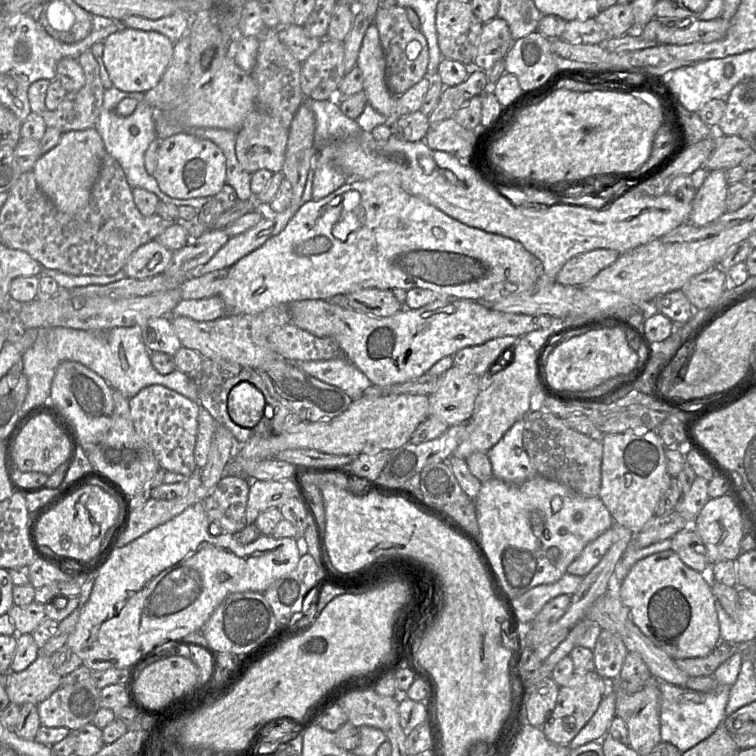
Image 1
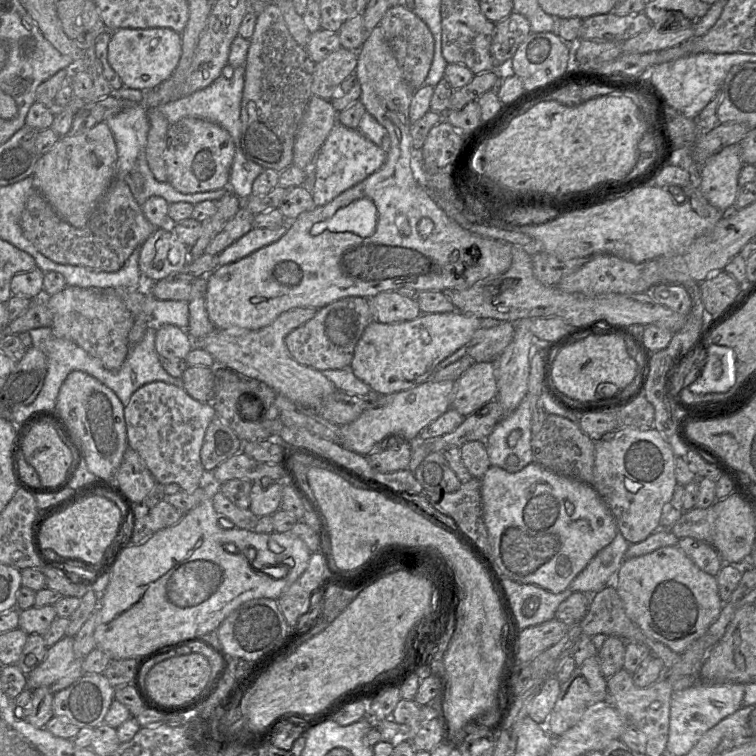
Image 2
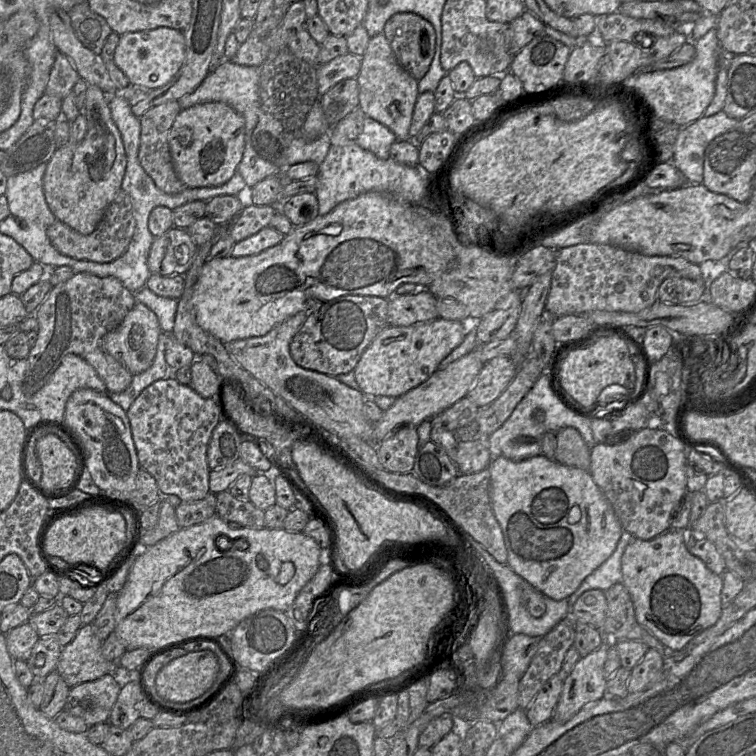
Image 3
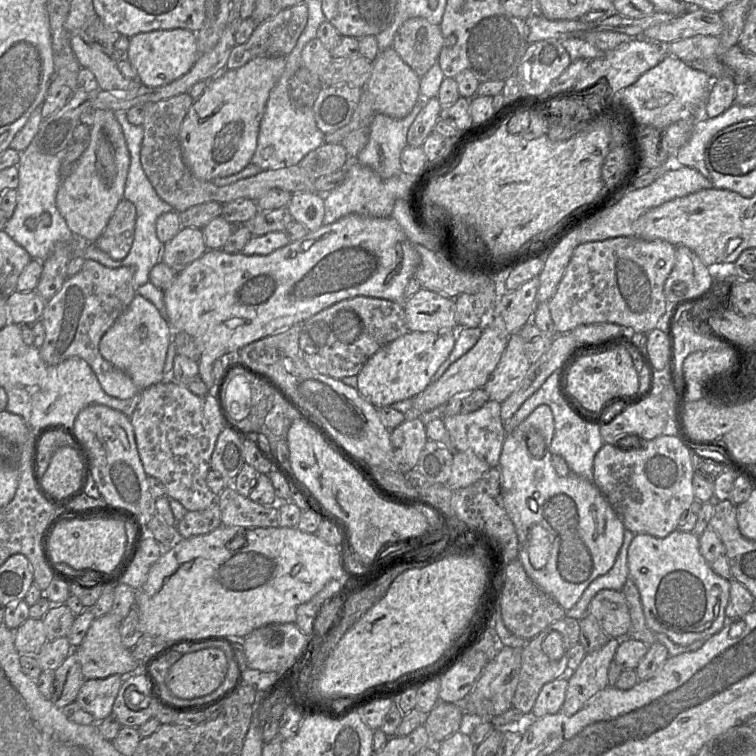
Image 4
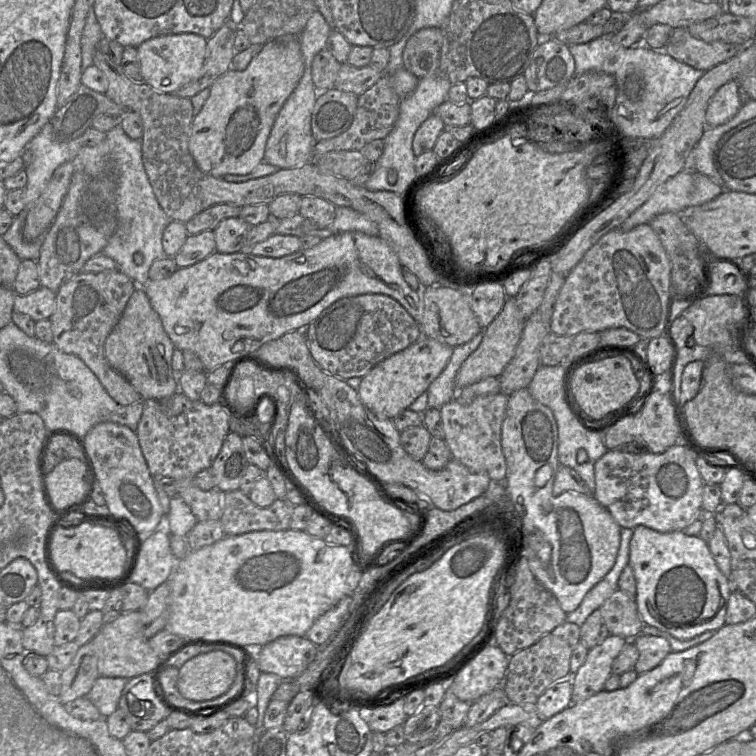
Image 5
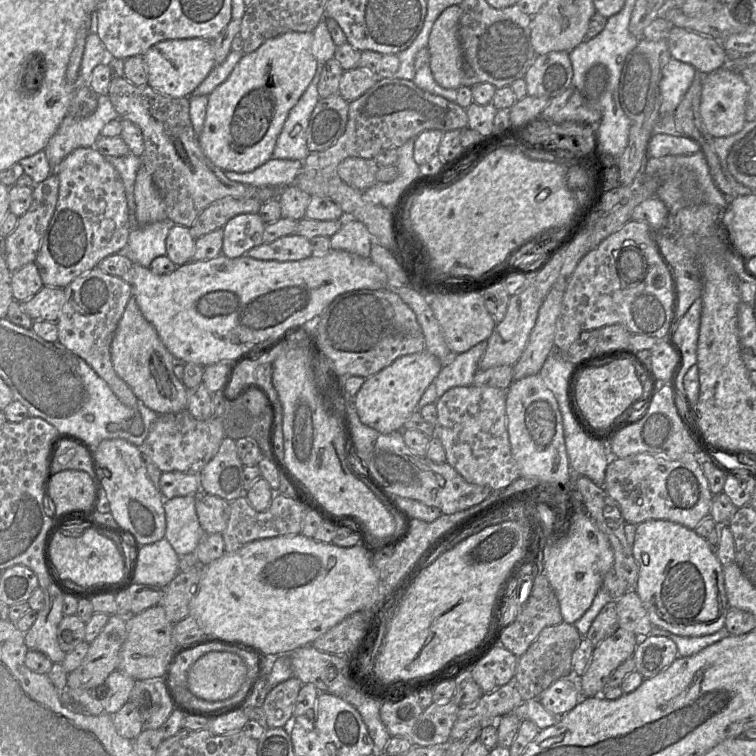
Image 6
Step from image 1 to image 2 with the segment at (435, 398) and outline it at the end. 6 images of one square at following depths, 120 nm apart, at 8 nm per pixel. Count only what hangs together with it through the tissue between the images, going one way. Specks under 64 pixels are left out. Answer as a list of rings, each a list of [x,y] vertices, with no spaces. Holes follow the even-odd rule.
[[[493,362],[475,363],[454,384],[451,408],[464,417],[471,415],[497,396]]]

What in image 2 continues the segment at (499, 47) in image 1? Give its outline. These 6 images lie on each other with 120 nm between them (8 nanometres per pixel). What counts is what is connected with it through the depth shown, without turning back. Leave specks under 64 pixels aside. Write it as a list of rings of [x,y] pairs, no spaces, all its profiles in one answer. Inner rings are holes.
[[[512,12],[507,18],[495,24],[490,52],[495,62],[495,70],[497,66],[503,65],[506,61],[512,60],[515,52],[522,42],[531,33],[529,21],[525,16]]]

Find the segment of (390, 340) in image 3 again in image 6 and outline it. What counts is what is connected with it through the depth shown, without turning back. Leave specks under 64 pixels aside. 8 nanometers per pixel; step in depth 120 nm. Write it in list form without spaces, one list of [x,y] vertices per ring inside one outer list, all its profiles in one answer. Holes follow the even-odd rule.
[[[427,350],[397,358],[391,365],[366,378],[355,396],[355,406],[360,421],[382,434],[403,430],[404,423],[417,410],[417,404],[428,386],[436,379],[442,369],[441,361]]]

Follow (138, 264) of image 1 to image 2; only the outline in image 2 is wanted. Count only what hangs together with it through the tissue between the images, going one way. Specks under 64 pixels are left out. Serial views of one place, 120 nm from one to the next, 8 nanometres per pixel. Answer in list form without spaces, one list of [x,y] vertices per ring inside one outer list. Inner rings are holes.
[[[171,224],[156,228],[141,245],[139,269],[148,285],[179,272],[189,262],[189,247],[170,229]]]

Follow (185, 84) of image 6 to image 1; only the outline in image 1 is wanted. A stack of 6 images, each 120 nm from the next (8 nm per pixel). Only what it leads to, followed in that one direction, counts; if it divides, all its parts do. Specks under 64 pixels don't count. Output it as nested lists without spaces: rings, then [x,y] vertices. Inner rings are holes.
[[[123,28],[104,40],[103,60],[115,87],[125,92],[142,92],[153,89],[169,67],[174,43],[164,34]]]

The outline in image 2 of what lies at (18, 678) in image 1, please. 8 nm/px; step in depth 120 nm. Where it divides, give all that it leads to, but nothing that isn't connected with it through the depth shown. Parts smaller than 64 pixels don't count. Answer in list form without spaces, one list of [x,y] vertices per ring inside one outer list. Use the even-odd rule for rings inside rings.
[[[64,636],[54,645],[48,647],[44,660],[27,674],[27,689],[46,688],[50,692],[58,692],[83,675],[82,659],[73,650],[73,637]]]

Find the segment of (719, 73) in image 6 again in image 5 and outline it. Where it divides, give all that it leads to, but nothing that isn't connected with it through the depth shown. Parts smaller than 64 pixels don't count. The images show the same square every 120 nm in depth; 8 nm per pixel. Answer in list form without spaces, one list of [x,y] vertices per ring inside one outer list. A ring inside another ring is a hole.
[[[736,80],[721,86],[711,98],[705,115],[706,128],[728,122],[741,108],[742,89]]]

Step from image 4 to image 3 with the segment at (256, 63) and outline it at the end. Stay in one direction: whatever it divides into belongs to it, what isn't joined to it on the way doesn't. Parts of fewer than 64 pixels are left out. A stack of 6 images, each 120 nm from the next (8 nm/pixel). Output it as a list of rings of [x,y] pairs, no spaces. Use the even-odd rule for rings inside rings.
[[[206,102],[182,109],[169,132],[172,164],[178,178],[191,188],[215,187],[236,172],[246,144],[245,120],[223,102]]]

